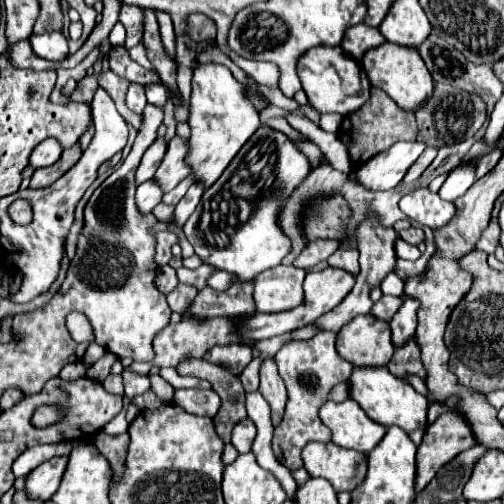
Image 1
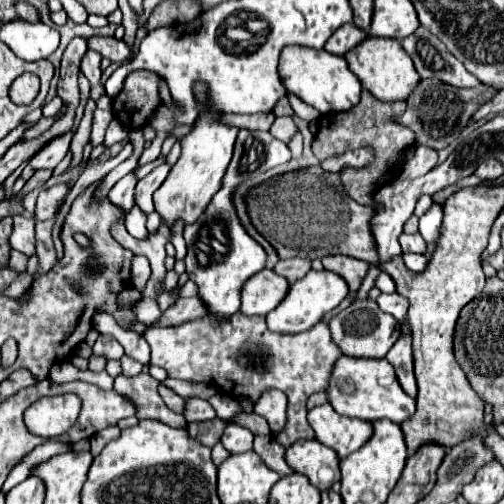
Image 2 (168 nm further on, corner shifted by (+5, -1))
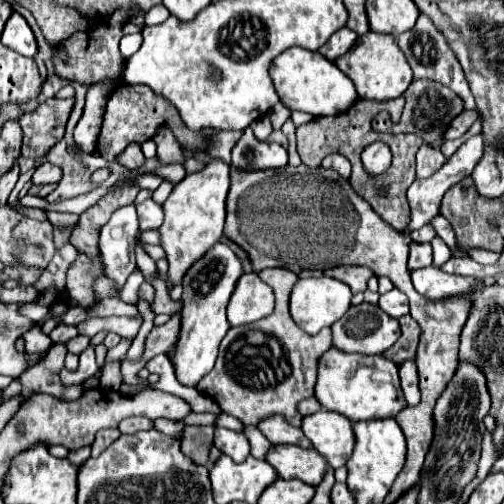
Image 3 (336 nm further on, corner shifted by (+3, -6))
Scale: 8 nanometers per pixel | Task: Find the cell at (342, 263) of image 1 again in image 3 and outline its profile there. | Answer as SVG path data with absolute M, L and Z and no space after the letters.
M332 267L332 269L326 269L324 275L328 277L334 277L334 279L340 279L342 283L350 285L350 289L354 293L358 291L366 291L366 283L368 279L374 275L368 267Z

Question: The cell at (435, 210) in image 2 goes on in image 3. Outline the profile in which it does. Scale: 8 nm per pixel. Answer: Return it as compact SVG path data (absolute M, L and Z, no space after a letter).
M438 237L438 239L434 239L432 241L432 247L434 247L434 267L442 267L450 257L452 257L452 253L450 253L450 249L448 249L448 245Z

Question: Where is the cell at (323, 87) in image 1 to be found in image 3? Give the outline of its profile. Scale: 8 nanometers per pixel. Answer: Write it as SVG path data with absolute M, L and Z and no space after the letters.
M290 47L288 51L280 53L270 65L270 79L282 105L286 105L290 111L304 111L314 117L348 111L348 107L358 99L352 81L332 61L324 59L324 55L318 51L308 51L302 47Z

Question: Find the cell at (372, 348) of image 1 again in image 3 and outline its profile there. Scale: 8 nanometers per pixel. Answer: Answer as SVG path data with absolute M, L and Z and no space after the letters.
M360 303L360 305L352 305L334 325L332 325L332 337L334 337L334 345L342 351L348 353L384 353L388 347L392 347L396 343L396 339L400 337L400 325L396 319L392 319L390 315L386 315L378 305L372 303Z

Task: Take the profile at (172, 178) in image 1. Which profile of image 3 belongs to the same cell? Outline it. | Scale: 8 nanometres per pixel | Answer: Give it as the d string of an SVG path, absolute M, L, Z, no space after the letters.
M146 199L144 203L136 205L136 211L138 211L138 221L140 221L140 231L158 229L164 219L162 207L156 205L152 199Z

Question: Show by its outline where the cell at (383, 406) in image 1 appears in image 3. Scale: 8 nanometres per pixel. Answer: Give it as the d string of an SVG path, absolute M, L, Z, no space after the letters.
M330 347L318 359L318 381L314 387L314 397L320 401L324 409L346 415L350 421L394 417L398 411L406 407L400 395L396 363L388 361L384 355L346 353L336 347Z

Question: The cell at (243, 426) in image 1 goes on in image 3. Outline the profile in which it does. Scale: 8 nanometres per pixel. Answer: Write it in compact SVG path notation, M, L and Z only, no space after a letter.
M216 427L214 431L214 445L228 457L232 457L236 463L242 463L250 455L248 439L244 433L236 433L224 427Z

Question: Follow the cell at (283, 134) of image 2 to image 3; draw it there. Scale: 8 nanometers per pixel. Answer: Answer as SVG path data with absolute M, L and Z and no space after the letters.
M264 115L262 119L258 119L258 121L252 121L250 123L250 129L254 131L254 135L260 139L260 141L264 141L270 133L272 133L272 125L270 125L270 119Z

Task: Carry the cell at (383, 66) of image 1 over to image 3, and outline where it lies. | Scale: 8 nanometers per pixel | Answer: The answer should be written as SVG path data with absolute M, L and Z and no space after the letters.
M368 31L366 35L358 37L356 43L348 53L338 57L334 65L344 71L346 77L352 79L358 97L372 99L372 101L388 101L394 97L400 97L408 85L412 83L412 69L408 67L408 61L404 59L404 53L396 45L396 39L392 35L382 35Z

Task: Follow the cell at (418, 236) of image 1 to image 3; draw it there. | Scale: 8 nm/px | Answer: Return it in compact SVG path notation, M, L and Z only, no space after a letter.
M410 243L410 259L408 269L416 271L432 265L432 245L430 243Z

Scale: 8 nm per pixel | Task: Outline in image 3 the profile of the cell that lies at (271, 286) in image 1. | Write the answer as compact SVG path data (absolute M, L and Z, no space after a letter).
M244 273L236 283L232 299L228 301L228 323L232 327L248 325L262 317L268 317L274 311L272 289L256 275Z

